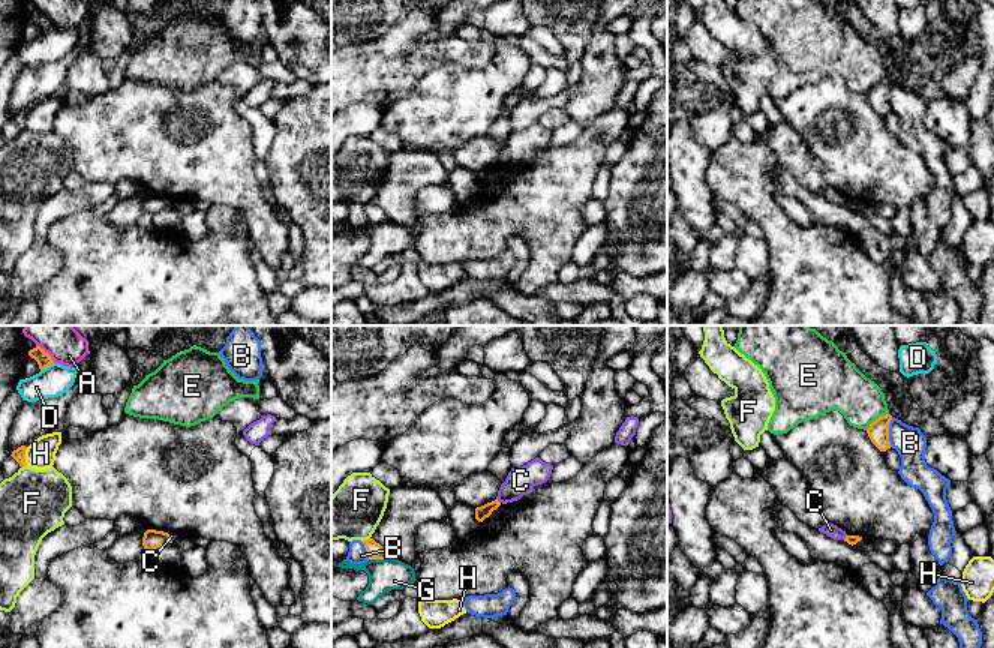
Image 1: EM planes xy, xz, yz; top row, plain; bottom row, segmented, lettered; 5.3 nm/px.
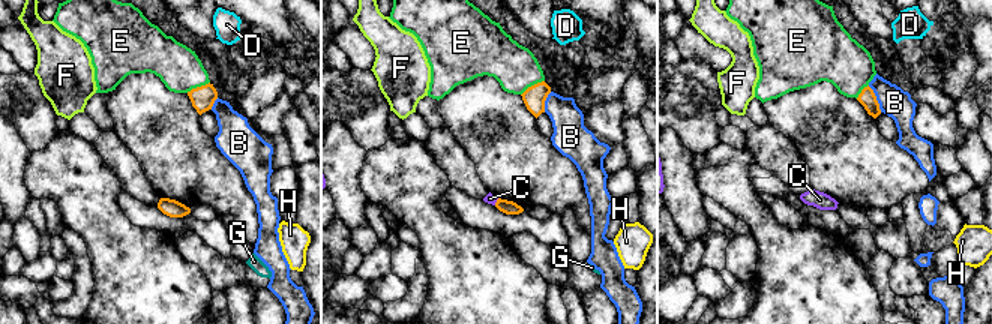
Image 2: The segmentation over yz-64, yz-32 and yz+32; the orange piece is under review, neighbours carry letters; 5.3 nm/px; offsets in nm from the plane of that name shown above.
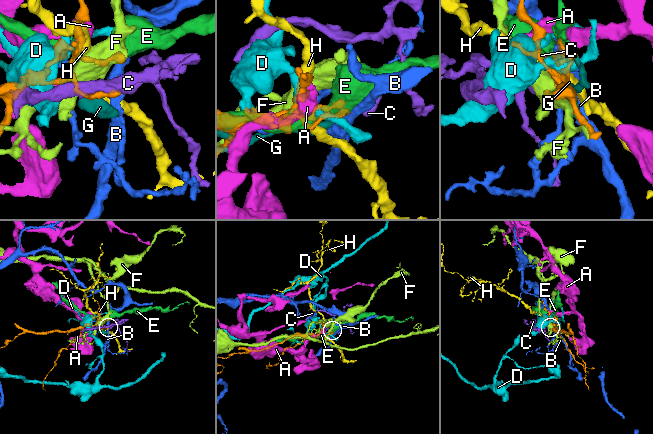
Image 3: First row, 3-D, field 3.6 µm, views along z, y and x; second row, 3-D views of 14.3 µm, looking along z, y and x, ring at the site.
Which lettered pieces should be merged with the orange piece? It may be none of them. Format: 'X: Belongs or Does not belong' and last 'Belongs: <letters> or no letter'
A: Does not belong
B: Does not belong
C: Does not belong
D: Does not belong
E: Does not belong
F: Does not belong
G: Does not belong
H: Does not belong
Belongs: no letter

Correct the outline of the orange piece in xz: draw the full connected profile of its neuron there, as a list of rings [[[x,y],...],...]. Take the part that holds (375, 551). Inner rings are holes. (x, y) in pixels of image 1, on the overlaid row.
[[[367,538],[363,542],[364,548],[369,554],[369,560],[387,560],[391,558],[388,555],[388,552],[379,544],[376,543],[373,538]]]

